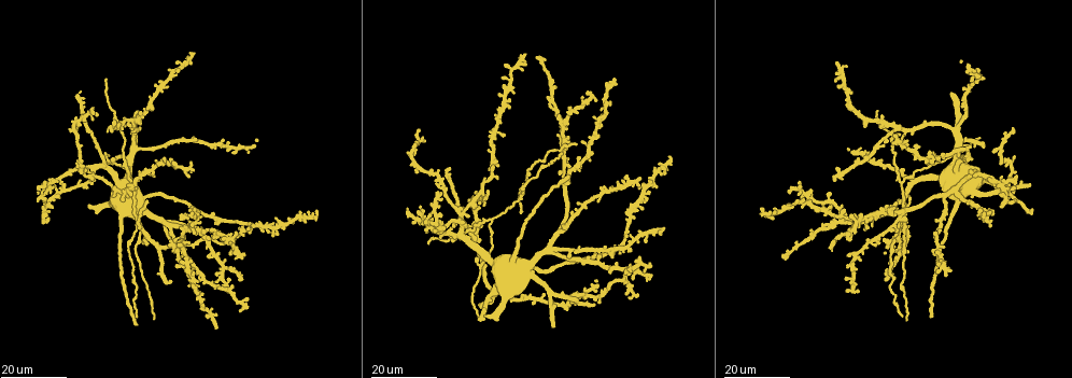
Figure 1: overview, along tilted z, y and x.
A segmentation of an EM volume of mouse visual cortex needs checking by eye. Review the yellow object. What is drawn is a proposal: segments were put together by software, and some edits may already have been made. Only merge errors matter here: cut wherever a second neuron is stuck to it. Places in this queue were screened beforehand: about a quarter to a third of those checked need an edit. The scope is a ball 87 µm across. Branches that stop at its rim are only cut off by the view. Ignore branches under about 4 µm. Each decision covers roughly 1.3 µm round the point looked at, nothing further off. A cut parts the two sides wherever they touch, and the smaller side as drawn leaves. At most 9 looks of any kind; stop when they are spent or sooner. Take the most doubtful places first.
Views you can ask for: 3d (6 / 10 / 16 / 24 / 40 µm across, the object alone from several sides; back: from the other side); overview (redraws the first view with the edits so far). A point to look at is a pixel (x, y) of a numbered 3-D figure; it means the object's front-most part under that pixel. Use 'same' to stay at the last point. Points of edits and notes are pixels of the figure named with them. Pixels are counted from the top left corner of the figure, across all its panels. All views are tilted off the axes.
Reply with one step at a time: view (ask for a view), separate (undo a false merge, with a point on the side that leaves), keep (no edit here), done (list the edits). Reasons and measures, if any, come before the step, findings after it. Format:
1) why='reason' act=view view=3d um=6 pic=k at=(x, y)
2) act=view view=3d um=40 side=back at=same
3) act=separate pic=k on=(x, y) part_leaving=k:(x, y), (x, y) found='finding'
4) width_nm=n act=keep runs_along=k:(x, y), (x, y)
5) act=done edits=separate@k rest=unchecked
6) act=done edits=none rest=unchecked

why='side arm on a straight run' act=view view=3d um=16 pic=1 at=(901, 183)

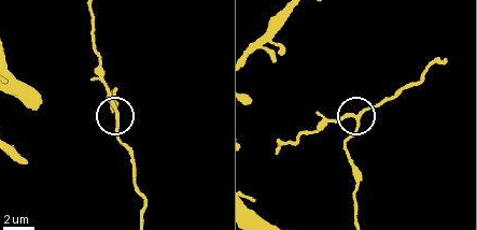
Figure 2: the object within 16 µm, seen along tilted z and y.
act=view view=3d um=6 pic=2 at=(359, 117)

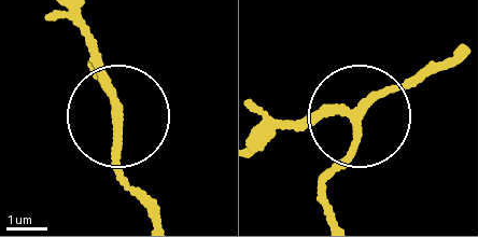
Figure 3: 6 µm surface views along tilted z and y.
act=keep runs_along=3:(328, 210), (328, 186), (357, 144), (356, 123), (268, 126) found='all the same neuron'

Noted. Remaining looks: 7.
why='branch point' act=view view=3d um=24 pic=1 at=(139, 214)

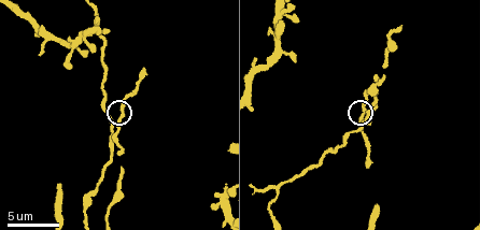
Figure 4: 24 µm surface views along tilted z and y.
act=view view=3d um=6 pic=4 at=(361, 116)

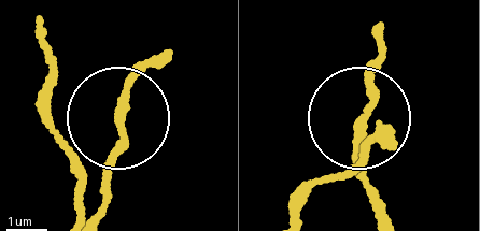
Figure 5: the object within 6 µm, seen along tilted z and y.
act=view view=3d um=6 side=back pic=5 at=(118, 120)

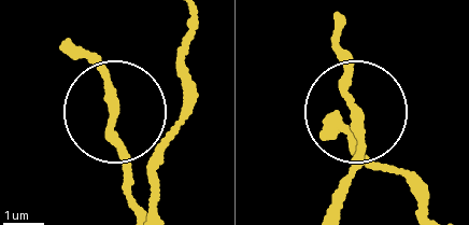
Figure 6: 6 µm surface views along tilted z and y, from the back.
width_nm=150 act=keep runs_along=6:(181, 47), (187, 104), (159, 157), (115, 115), (90, 50) found='continuous, no second neuron'

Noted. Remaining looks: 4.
act=view view=3d um=24 pic=1 at=(957, 128)

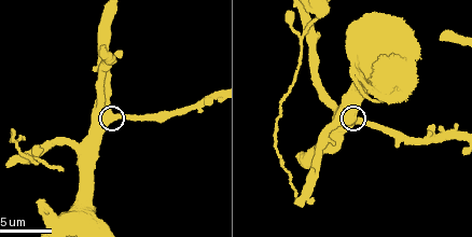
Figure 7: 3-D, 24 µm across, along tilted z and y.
act=view view=3d um=6 pic=7 at=(115, 115)

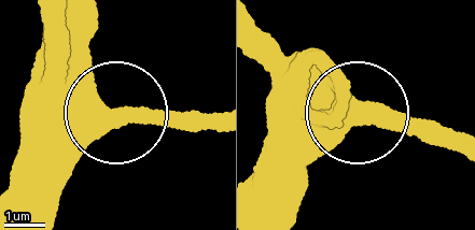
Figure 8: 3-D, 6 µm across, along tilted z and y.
side_arm_um=12 act=keep found='all the same neuron'

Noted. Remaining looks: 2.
act=view view=3d um=24 pic=1 at=(506, 296)

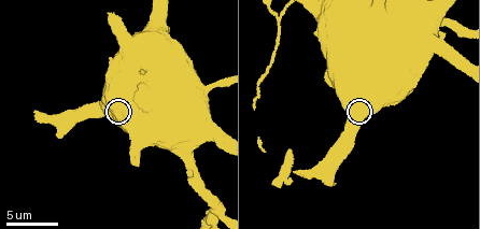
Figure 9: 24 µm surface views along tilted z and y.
act=view view=3d um=6 pic=9 at=(359, 112)

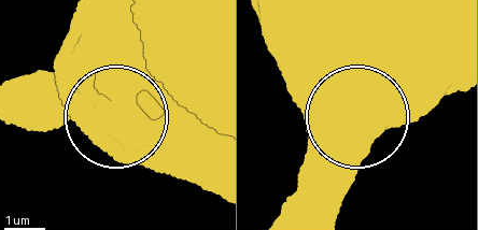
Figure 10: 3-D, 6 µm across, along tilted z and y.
width_nm=750 act=keep runs_along=10:(264, 16), (362, 121), (341, 159), (279, 214) found='all the same neuron'

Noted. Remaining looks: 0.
act=done edits=none rest=unchecked

